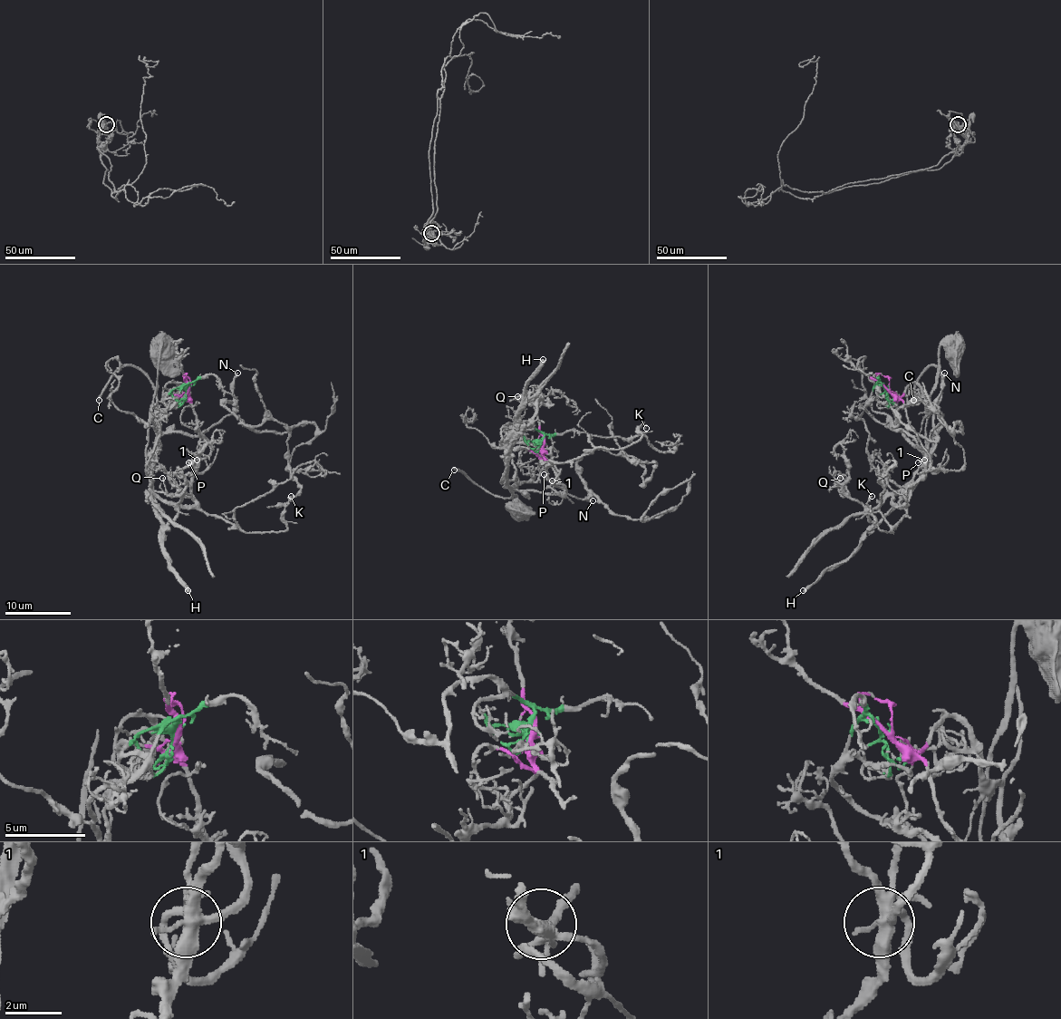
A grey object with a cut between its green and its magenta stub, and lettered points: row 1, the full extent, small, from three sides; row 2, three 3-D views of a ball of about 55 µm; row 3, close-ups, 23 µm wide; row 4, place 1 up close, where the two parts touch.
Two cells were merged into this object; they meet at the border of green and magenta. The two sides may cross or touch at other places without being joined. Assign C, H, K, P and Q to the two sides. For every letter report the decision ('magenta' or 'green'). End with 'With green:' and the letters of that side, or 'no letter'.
C: magenta
H: magenta
K: green
P: magenta
Q: magenta
With green: K

